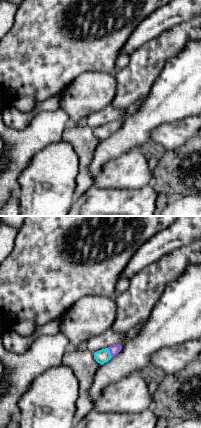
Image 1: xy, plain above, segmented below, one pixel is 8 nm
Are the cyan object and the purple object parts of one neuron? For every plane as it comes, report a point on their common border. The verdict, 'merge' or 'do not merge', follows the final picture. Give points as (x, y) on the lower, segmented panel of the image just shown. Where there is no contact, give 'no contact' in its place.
meets cyan at (109, 352)

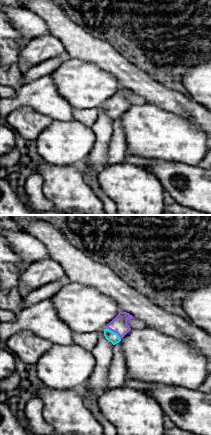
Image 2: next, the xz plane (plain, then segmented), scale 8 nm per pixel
meets cyan at (114, 332)

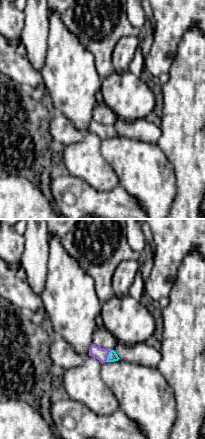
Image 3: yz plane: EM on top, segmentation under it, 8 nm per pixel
meets cyan at (108, 356)

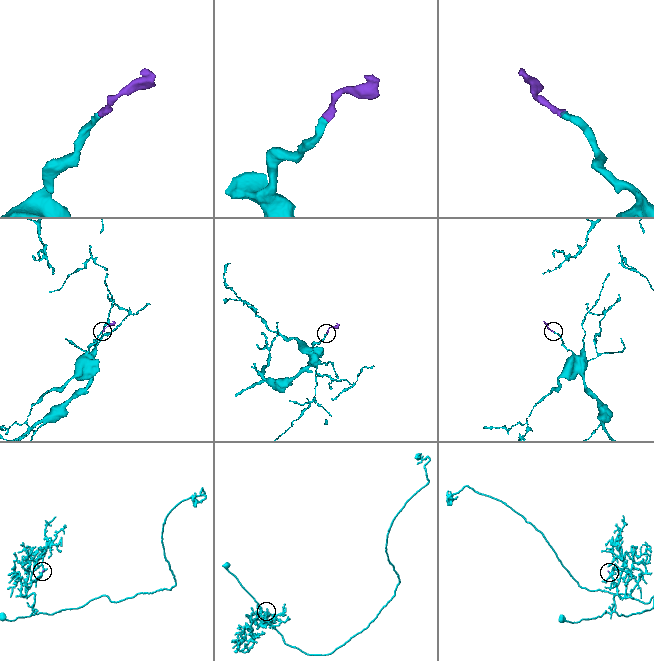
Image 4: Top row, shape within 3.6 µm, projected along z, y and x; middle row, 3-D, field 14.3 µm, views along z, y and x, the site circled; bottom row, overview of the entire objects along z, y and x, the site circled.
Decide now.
merge

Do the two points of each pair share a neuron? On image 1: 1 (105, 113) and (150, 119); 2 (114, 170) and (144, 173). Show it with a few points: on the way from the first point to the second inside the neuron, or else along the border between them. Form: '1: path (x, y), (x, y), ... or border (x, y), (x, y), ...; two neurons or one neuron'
1: border (130, 111), (121, 121); two neurons
2: path (121, 171), (135, 171), (137, 173); one neuron

